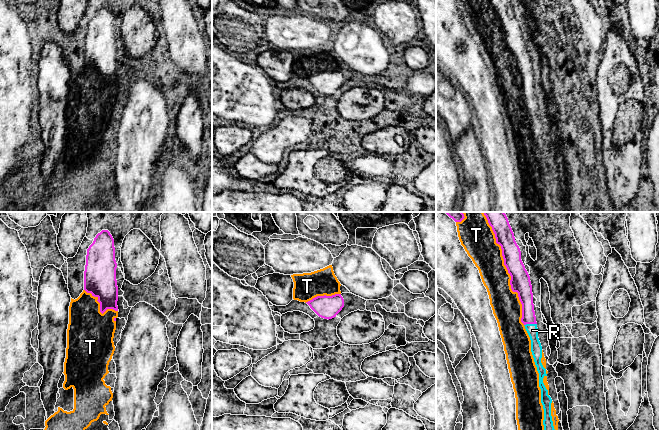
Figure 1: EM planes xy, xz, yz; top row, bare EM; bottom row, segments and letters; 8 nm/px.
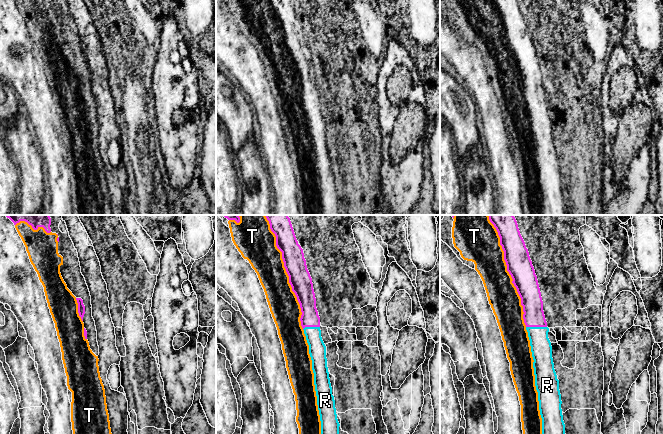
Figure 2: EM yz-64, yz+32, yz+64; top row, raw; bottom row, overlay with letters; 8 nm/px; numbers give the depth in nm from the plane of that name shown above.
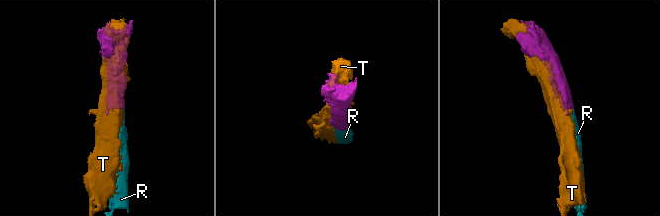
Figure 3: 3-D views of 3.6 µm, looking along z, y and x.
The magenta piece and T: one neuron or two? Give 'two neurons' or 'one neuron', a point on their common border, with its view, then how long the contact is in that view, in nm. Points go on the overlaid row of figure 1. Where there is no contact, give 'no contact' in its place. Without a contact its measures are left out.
two neurons; contact yz (507, 269); length 950 nm

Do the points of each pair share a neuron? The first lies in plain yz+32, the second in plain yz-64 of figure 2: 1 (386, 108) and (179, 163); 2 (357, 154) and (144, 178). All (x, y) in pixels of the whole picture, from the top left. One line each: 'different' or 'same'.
1: same
2: same

